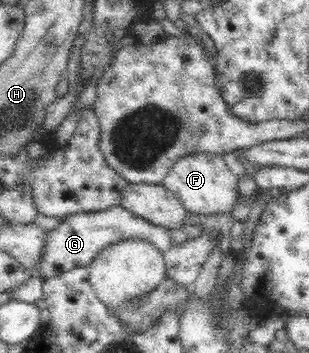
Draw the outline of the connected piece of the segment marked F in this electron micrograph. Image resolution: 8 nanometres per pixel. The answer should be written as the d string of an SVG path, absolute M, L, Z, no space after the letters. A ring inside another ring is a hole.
M192 154L176 162L161 183L184 207L184 213L196 214L206 218L213 215L233 217L236 204L242 194L238 189L238 178L229 170L222 157L210 157L208 154Z

